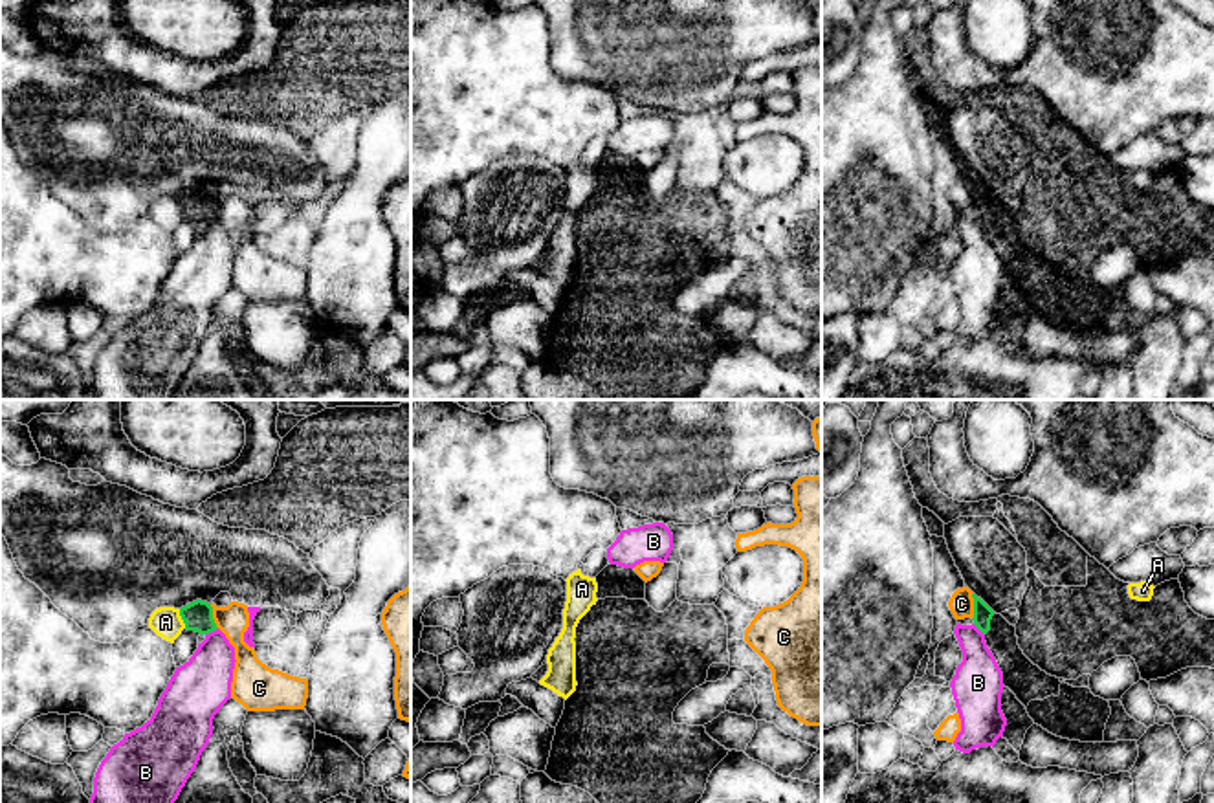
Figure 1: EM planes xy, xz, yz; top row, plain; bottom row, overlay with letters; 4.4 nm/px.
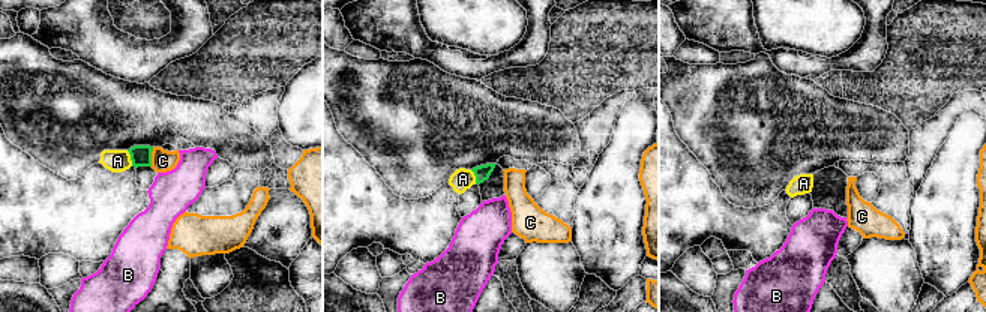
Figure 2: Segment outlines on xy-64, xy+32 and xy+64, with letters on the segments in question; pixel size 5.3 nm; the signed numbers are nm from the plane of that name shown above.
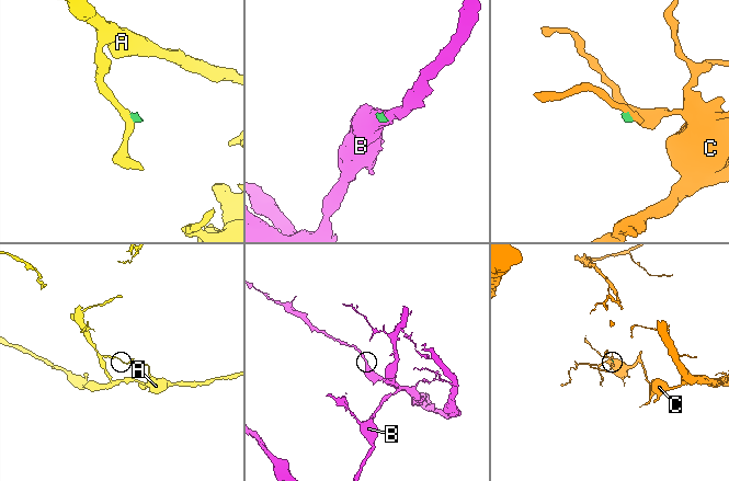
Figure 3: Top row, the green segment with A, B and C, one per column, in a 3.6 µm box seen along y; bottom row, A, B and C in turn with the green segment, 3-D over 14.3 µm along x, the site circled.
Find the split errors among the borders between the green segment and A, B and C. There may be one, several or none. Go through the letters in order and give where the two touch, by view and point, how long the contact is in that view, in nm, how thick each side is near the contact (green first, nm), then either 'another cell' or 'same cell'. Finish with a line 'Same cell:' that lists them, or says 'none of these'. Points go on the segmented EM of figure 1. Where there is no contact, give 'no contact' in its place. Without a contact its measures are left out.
A: contact xy (182, 618); length 90 nm; calibres 130 and 140 nm; another cell
B: contact xy (211, 631); length 70 nm; calibres 130 and 240 nm; another cell
C: contact xy (211, 616); length 120 nm; calibres 130 and 140 nm; another cell
Same cell: none of these

